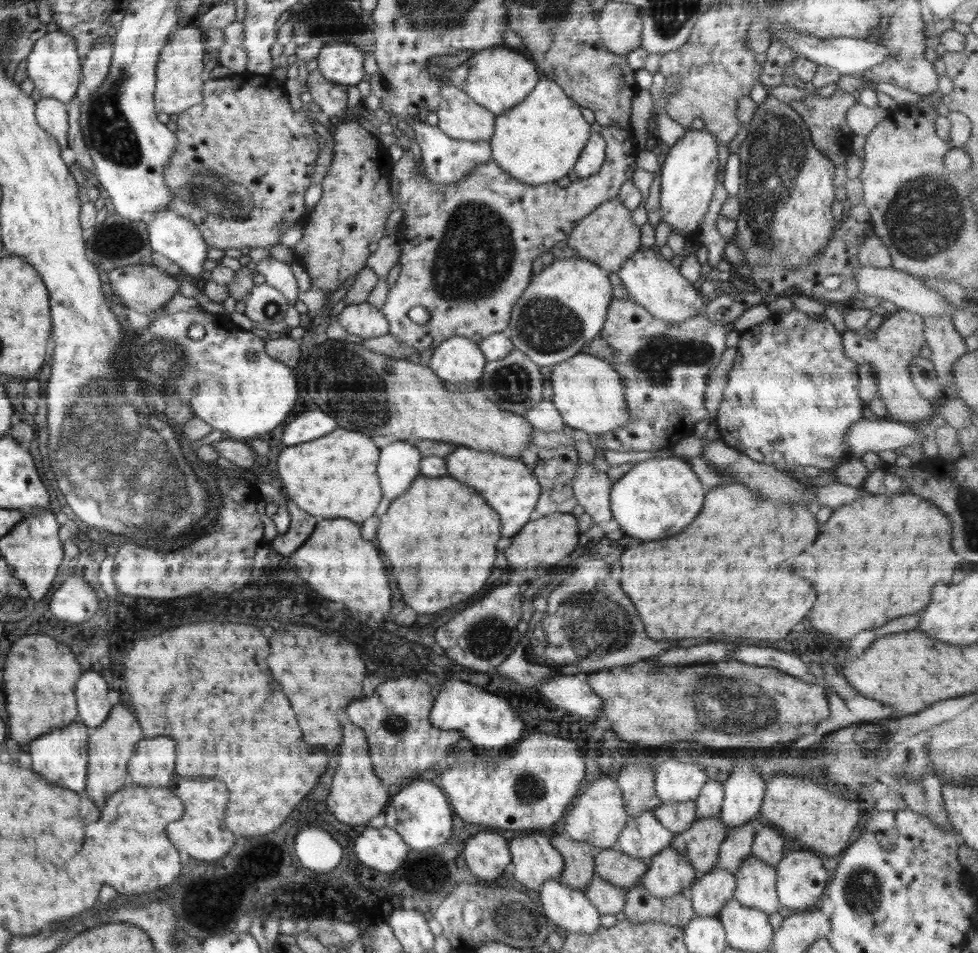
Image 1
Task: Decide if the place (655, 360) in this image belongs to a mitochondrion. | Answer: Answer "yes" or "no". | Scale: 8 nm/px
yes

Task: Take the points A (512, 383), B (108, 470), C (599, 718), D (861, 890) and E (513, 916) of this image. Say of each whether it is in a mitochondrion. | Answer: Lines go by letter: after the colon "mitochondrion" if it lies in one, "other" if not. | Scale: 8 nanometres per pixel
A: mitochondrion
B: mitochondrion
C: other
D: mitochondrion
E: mitochondrion

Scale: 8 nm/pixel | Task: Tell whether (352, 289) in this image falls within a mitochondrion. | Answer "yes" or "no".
no

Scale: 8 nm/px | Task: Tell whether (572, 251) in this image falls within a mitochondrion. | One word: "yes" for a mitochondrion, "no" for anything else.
no

